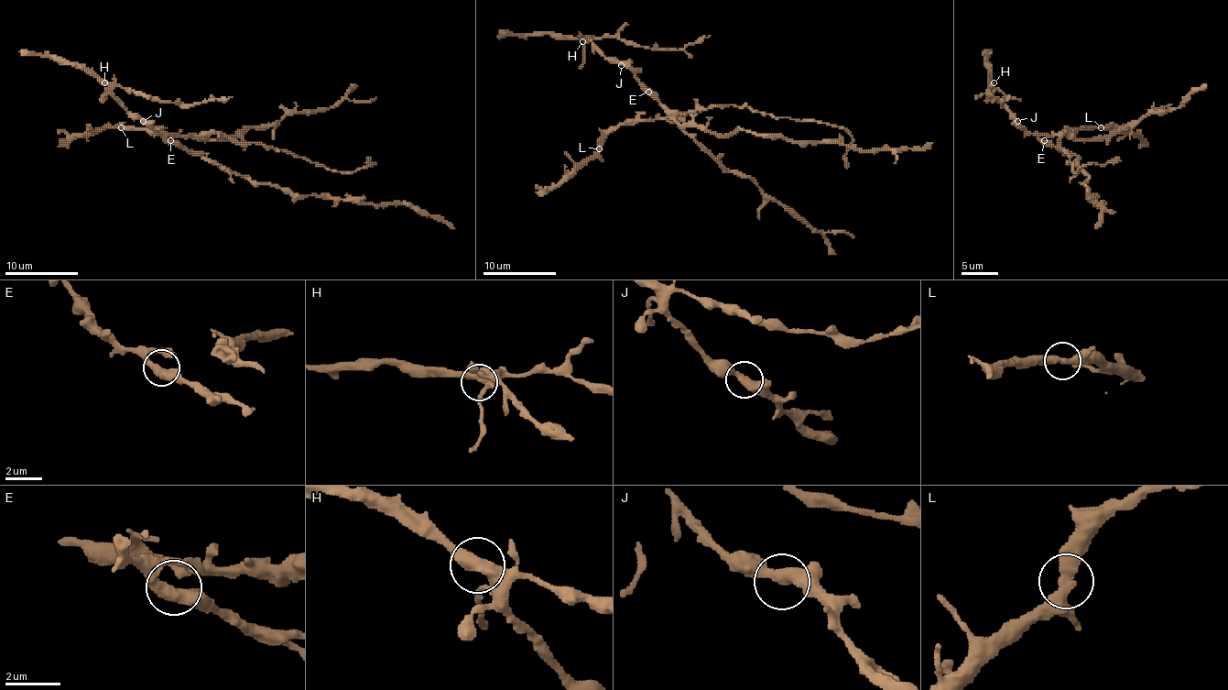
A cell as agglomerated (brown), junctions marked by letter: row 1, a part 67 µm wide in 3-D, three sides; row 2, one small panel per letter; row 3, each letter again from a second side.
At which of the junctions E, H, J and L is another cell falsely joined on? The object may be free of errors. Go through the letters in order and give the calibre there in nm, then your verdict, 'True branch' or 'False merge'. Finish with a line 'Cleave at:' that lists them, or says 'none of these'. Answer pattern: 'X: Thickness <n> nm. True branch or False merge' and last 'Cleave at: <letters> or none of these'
E: Thickness 440 nm. True branch
H: Thickness 480 nm. True branch
J: Thickness 420 nm. True branch
L: Thickness 460 nm. True branch
Cleave at: none of these

